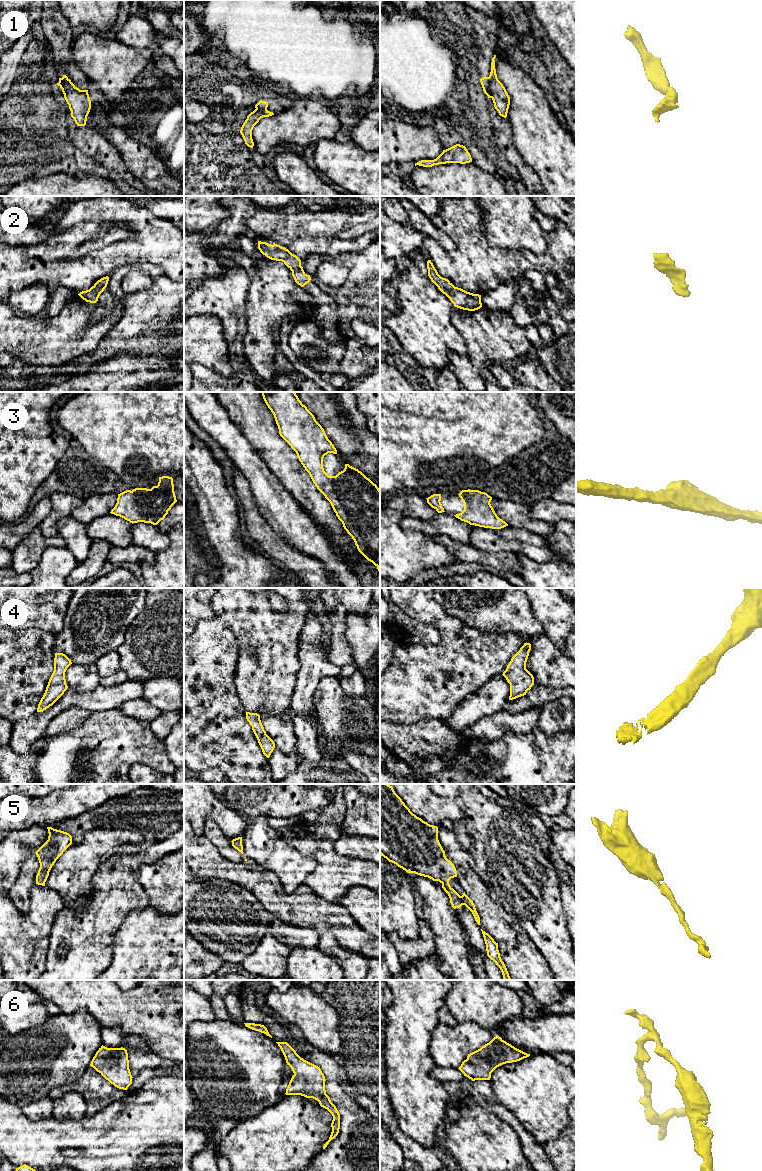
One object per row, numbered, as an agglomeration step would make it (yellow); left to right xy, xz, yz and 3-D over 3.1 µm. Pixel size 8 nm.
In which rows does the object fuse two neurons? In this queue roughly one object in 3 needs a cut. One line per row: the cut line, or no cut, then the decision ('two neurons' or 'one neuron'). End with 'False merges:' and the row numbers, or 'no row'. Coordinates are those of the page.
1: cut in yz along (488, 77), (488, 89), (491, 97); two neurons
2: no cut; one neuron
3: no cut; one neuron
4: no cut; one neuron
5: no cut; one neuron
6: no cut; one neuron
False merges: 1

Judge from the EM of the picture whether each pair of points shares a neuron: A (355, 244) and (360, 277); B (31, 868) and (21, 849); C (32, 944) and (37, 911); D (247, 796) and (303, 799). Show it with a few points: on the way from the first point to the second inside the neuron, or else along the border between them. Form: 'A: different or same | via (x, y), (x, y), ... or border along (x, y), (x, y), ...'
A: different | border along (369, 244), (362, 250), (354, 252)
B: different | border along (34, 851), (21, 864), (20, 872), (16, 879)
C: same | via (32, 936), (32, 930), (37, 924), (37, 919)
D: same | via (261, 796), (289, 796)

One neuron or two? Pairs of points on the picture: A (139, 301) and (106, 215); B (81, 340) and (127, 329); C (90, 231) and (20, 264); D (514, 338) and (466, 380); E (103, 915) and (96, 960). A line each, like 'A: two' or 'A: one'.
A: two
B: two
C: one
D: one
E: one

